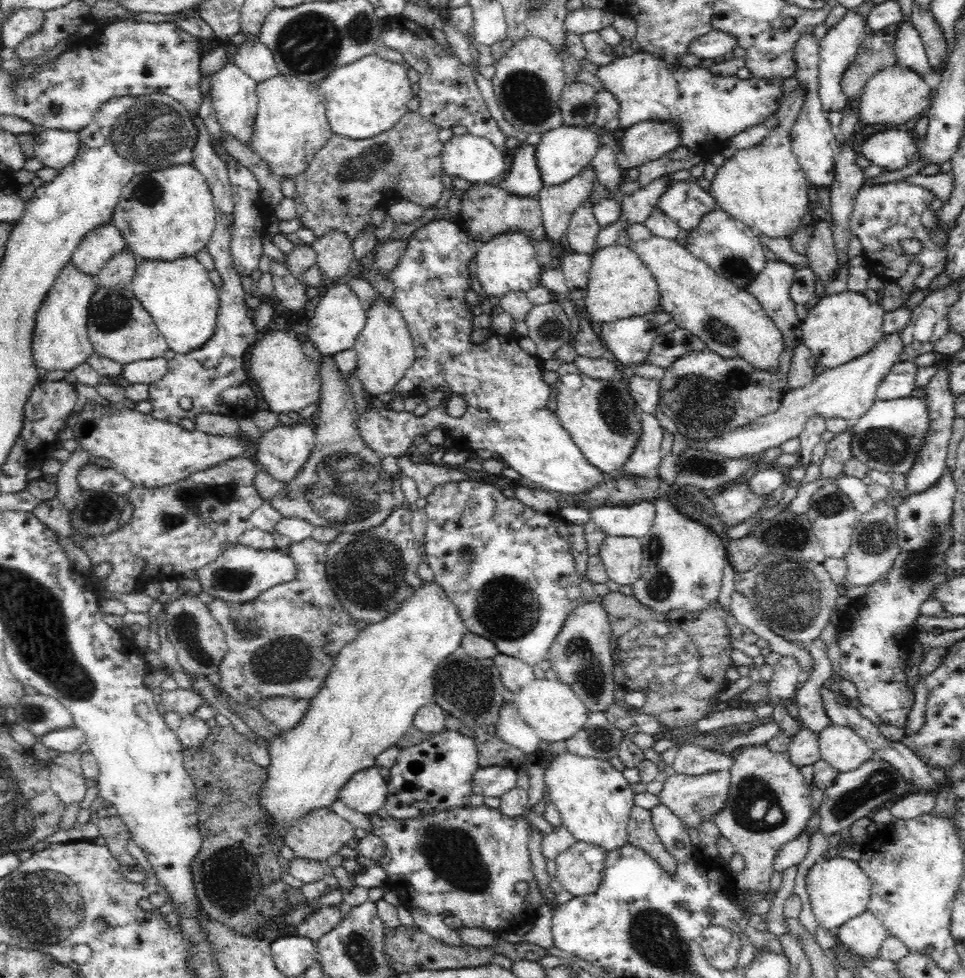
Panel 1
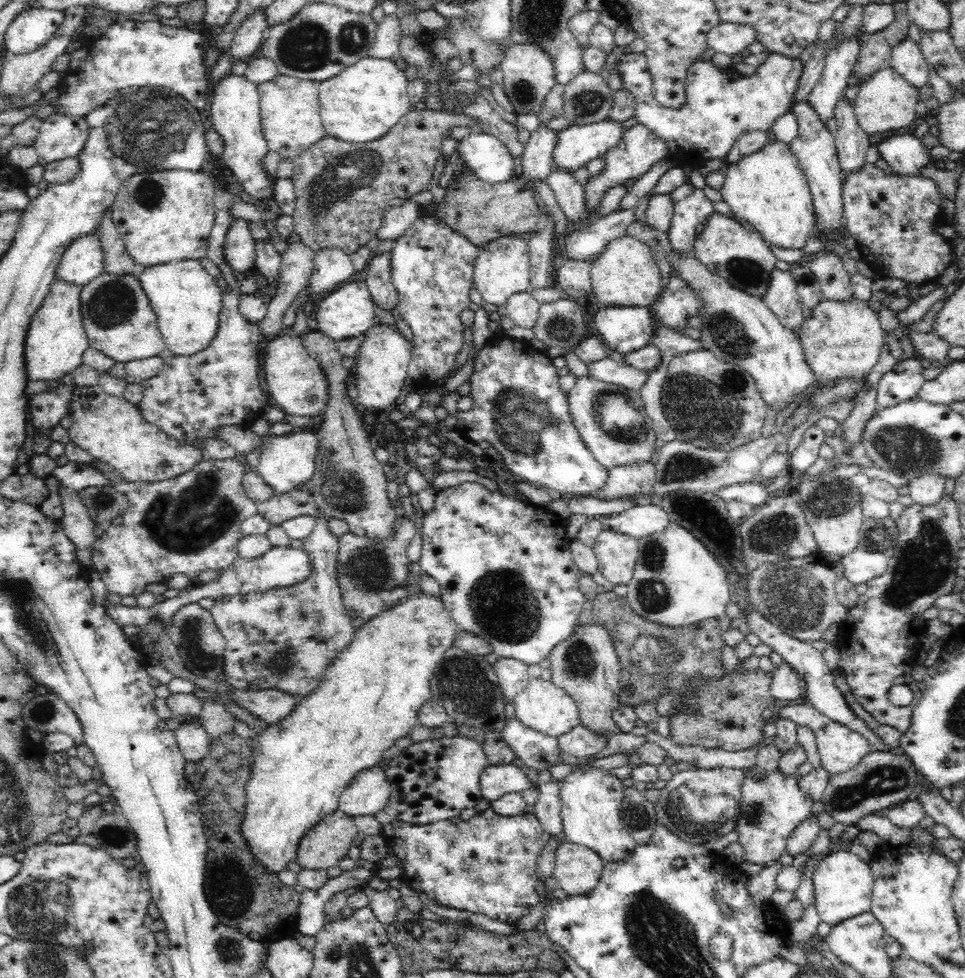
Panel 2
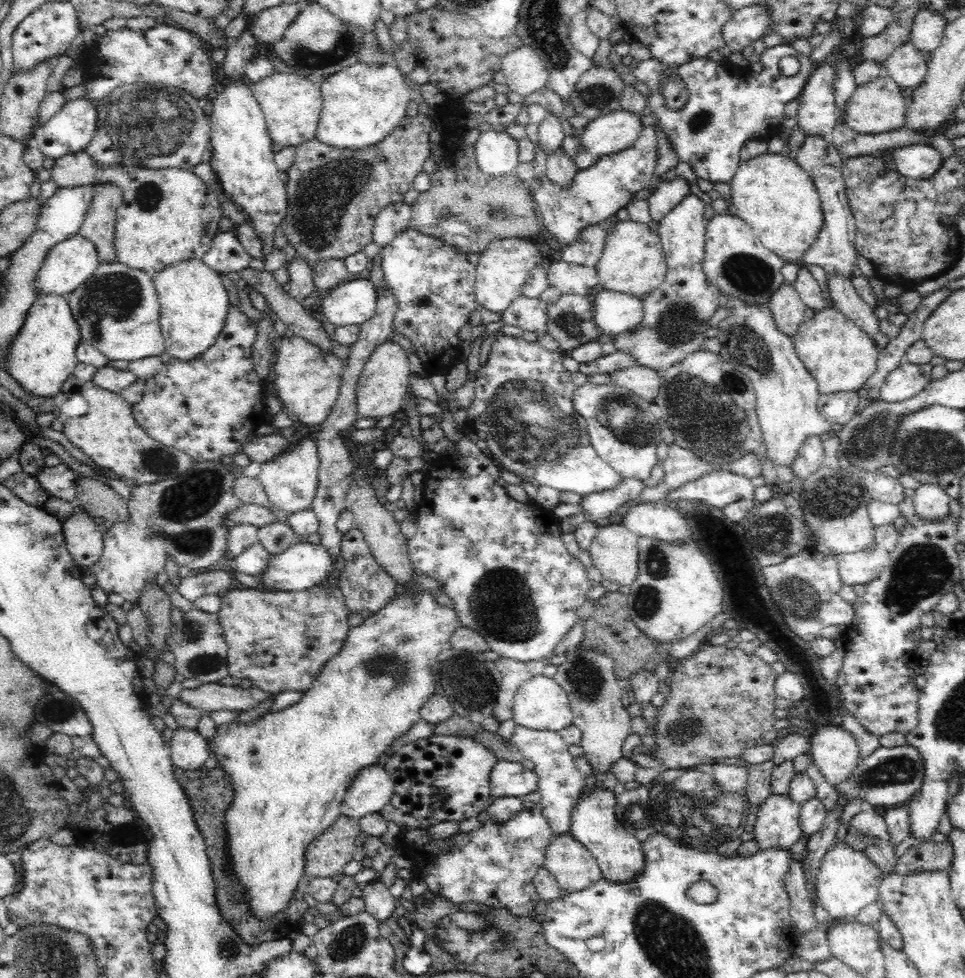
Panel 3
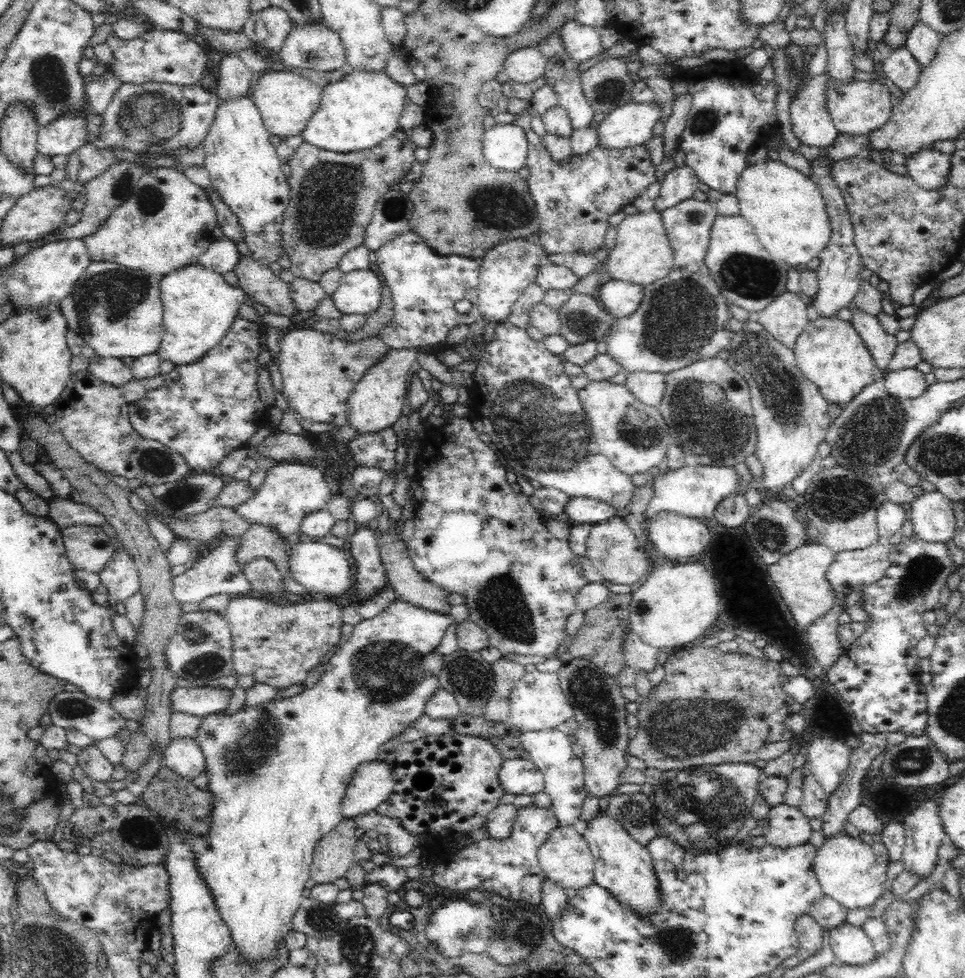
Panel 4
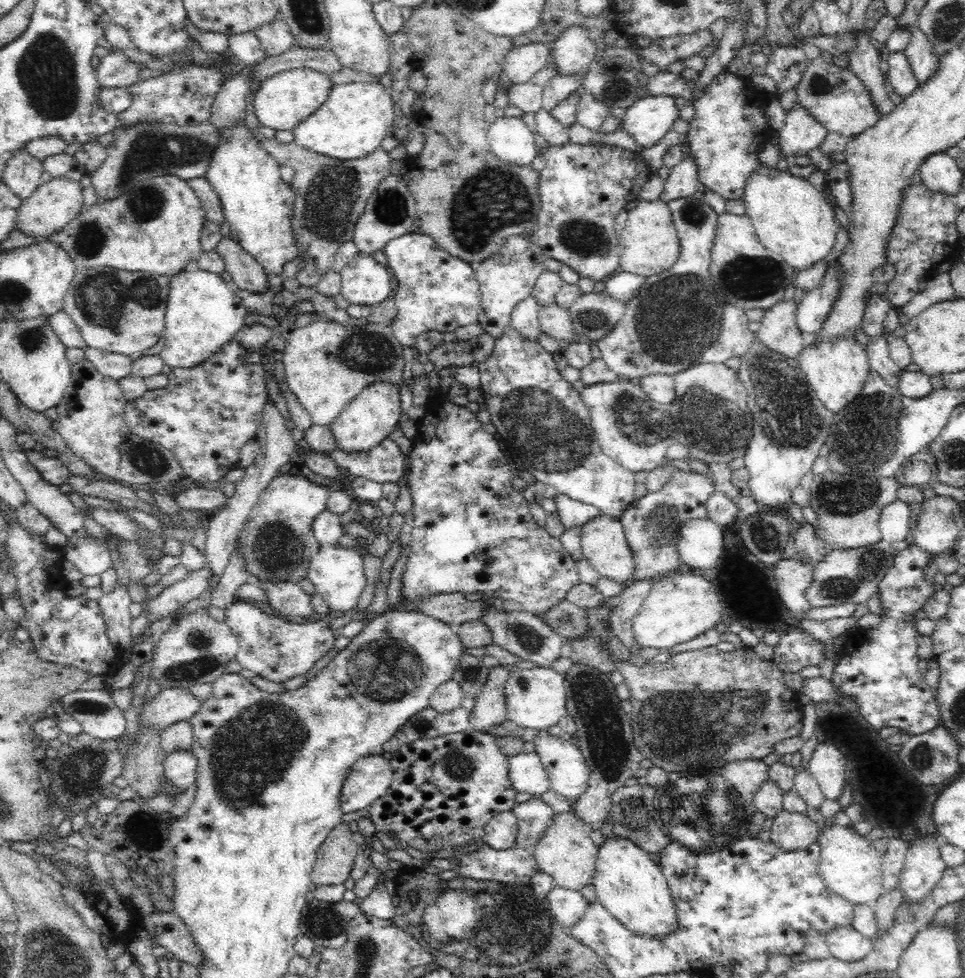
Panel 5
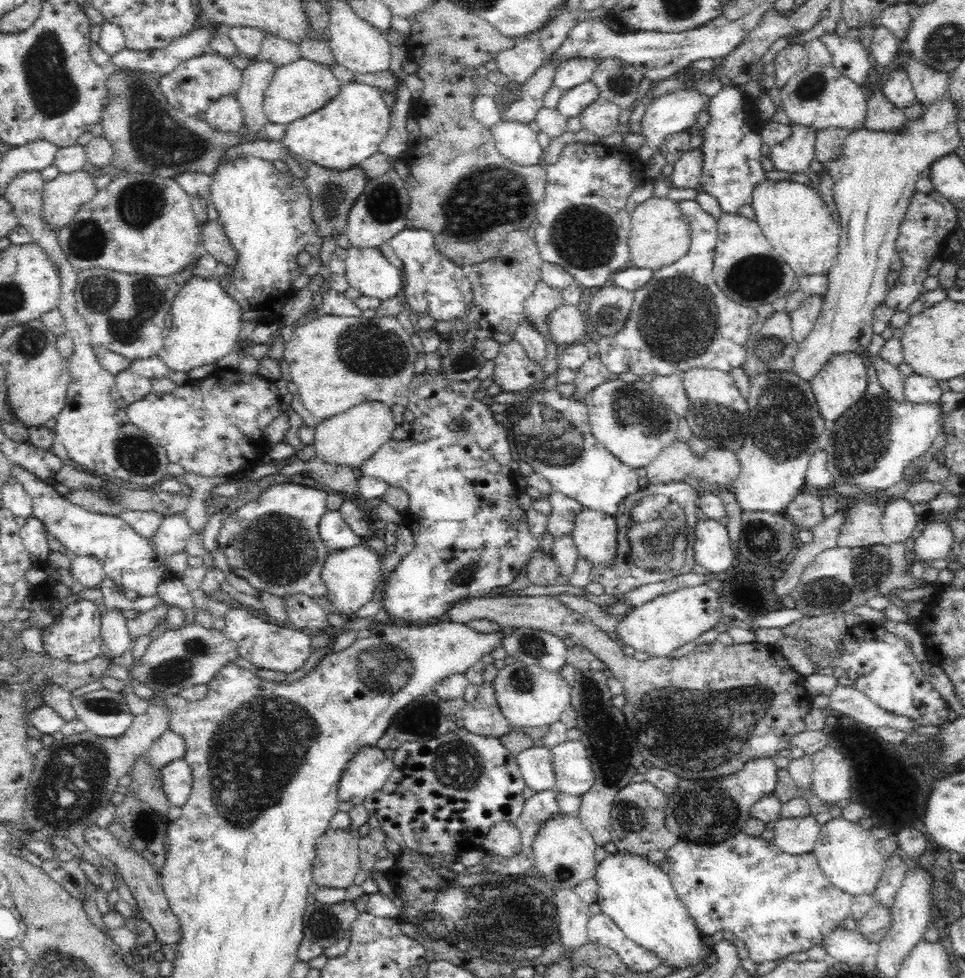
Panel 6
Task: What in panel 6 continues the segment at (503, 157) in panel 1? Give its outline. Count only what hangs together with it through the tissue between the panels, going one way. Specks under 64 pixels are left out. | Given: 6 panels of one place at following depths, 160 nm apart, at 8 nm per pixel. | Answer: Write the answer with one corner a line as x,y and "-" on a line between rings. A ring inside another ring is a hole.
501,119
491,128
496,148
502,156
522,166
536,166
543,156
537,132
528,124

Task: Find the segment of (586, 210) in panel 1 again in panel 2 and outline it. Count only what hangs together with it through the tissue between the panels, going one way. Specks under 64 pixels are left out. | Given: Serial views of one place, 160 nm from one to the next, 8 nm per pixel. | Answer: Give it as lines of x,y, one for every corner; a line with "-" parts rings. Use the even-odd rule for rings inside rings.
554,169
546,181
554,191
556,202
566,214
568,221
578,225
576,230
592,223
586,213
584,187
578,183
573,172

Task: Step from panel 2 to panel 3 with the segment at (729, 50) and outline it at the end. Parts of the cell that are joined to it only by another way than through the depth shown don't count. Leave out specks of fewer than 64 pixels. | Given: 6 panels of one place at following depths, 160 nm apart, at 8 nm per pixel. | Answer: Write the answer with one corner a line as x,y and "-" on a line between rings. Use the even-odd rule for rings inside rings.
754,4
735,10
730,20
722,26
722,35
731,52
738,52
754,40
763,38
768,24
770,24
770,9

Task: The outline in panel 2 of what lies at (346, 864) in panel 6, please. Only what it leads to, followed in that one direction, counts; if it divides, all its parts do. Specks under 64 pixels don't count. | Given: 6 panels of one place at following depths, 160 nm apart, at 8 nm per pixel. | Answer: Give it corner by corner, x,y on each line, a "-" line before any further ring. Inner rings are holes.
336,810
320,820
300,840
297,864
302,869
328,870
348,857
352,840
358,834
353,816

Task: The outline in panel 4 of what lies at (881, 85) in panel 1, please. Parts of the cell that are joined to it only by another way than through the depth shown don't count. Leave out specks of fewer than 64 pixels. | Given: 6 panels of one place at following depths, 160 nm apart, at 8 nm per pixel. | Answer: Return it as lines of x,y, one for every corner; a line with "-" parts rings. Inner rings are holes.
854,79
849,83
846,81
840,84
832,81
825,88
825,107
839,134
864,136
888,122
893,109
890,103
890,91
890,88
877,81

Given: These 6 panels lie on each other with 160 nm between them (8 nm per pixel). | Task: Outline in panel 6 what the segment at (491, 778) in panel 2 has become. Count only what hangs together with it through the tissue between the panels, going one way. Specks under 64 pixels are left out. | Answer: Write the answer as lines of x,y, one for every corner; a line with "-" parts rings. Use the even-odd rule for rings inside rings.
550,745
526,748
516,755
520,774
528,788
536,792
556,788
556,773
552,767

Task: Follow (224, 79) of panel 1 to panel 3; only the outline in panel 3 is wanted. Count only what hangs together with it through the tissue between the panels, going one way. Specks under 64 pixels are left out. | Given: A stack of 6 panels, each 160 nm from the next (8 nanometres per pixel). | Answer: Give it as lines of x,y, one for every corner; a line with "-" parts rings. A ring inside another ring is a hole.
228,81
212,101
213,111
210,118
211,157
209,164
215,172
215,178
219,180
220,186
223,188
223,192
248,214
250,226
252,226
255,235
259,238
261,252
264,253
264,256
268,256
276,247
274,244
274,232
276,232
276,228
280,226
280,222
287,215
288,199
285,183
280,180
280,169
274,162
273,142
268,134
265,114
262,112
250,85
246,85
243,81

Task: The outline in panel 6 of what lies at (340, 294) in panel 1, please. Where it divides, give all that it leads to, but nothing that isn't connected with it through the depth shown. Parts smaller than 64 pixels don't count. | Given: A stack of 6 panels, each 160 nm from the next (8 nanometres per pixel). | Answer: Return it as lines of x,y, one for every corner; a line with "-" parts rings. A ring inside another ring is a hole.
380,247
349,248
345,265
348,283
364,296
386,300
402,292
402,270
386,259

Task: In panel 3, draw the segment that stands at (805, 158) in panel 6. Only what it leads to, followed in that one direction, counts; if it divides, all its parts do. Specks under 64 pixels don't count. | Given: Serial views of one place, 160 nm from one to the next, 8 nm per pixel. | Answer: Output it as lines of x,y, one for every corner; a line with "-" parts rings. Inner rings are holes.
831,59
820,65
799,94
797,124
807,136
821,136
826,142
833,142
832,132
839,123
833,80
836,67

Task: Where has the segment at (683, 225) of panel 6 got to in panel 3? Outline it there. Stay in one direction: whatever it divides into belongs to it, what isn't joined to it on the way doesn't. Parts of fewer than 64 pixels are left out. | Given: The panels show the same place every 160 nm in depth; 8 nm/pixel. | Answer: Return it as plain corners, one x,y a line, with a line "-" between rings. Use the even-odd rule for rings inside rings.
630,219
617,223
596,263
596,275
602,288
632,294
641,299
664,282
666,272
666,255
658,231
653,230
648,223

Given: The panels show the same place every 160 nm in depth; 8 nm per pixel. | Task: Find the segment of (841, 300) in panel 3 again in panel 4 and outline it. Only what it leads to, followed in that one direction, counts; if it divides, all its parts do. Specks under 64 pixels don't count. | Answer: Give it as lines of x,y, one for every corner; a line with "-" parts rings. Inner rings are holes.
853,302
848,308
853,312
852,325
859,332
863,343
873,356
876,370
888,370
888,364
898,346
896,337
882,329
878,317
862,312

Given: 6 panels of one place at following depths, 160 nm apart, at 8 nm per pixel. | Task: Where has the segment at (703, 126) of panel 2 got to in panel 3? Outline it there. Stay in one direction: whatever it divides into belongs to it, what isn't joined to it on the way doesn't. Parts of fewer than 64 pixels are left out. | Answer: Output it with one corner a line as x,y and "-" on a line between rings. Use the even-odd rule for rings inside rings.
788,43
767,48
763,59
760,61
763,62
763,70
758,72
758,76
751,70
750,74
736,74
736,88
734,74
708,58
690,60
678,68
664,66
654,58
634,59
627,70
636,77
636,81
646,83
651,90
646,96
646,107
653,109
655,127
666,133
666,139
676,151
677,160
689,164
697,178
729,183
742,161
740,148
743,144
750,139
764,138
770,128
783,123
786,118
784,106
798,98
812,73
811,59
-
787,56
794,56
800,61
800,71
794,76
784,76
778,67
780,60
-
667,73
682,79
689,90
688,100
680,110
668,108
664,95
660,93
661,77

